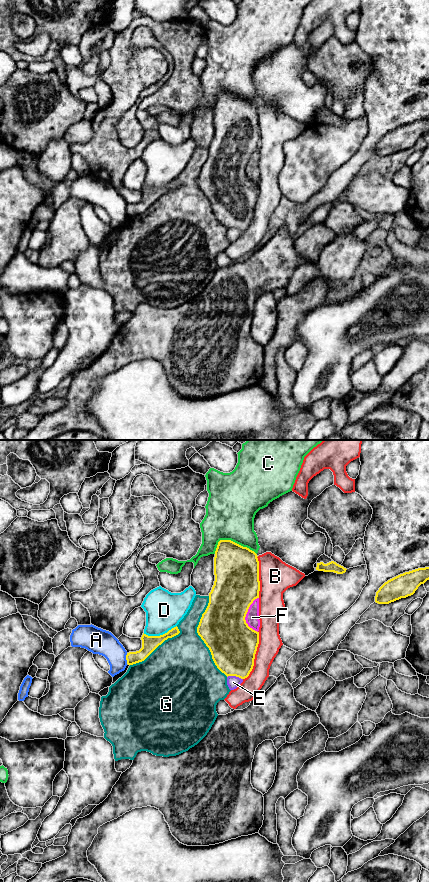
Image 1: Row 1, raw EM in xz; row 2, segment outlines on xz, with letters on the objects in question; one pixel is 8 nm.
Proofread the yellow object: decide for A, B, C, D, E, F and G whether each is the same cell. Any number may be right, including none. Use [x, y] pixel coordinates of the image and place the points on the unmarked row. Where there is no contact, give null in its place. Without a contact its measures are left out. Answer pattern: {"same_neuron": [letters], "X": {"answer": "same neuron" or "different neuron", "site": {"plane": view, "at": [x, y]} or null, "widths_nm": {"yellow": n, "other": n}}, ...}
{"same_neuron": [], "A": {"answer": "different neuron", "site": {"plane": "xz", "at": [126, 210]}, "widths_nm": {"yellow": 130, "other": 200}}, "B": {"answer": "different neuron", "site": {"plane": "xz", "at": [254, 208]}, "widths_nm": {"yellow": 380, "other": 180}}, "C": {"answer": "different neuron", "site": {"plane": "xz", "at": [232, 93]}, "widths_nm": {"yellow": 360, "other": 400}}, "D": {"answer": "different neuron", "site": {"plane": "xz", "at": [160, 187]}, "widths_nm": {"yellow": 130, "other": 300}}, "E": {"answer": "different neuron", "site": {"plane": "xz", "at": [235, 227]}, "widths_nm": {"yellow": 380, "other": 100}}, "F": {"answer": "different neuron", "site": {"plane": "xz", "at": [245, 167]}, "widths_nm": {"yellow": 380, "other": 110}}, "G": {"answer": "different neuron", "site": {"plane": "xz", "at": [200, 188]}, "widths_nm": {"yellow": 380, "other": 440}}}

